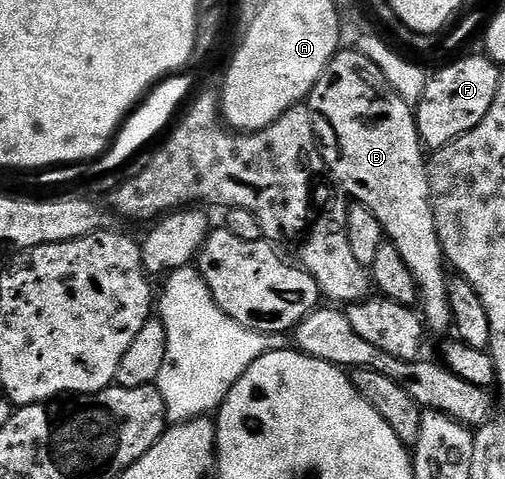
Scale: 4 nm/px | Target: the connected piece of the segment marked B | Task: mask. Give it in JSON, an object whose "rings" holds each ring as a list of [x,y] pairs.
{"rings":[[[356,48],[338,49],[330,60],[323,76],[307,99],[309,111],[313,113],[313,127],[317,145],[321,147],[321,158],[325,162],[332,181],[337,184],[354,203],[371,208],[375,220],[385,229],[385,237],[403,256],[403,264],[413,273],[417,285],[419,313],[428,329],[437,334],[447,331],[453,325],[451,306],[447,296],[447,271],[443,261],[439,236],[429,203],[429,172],[427,154],[417,131],[415,110],[400,98],[388,85],[379,68],[372,60]]]}

